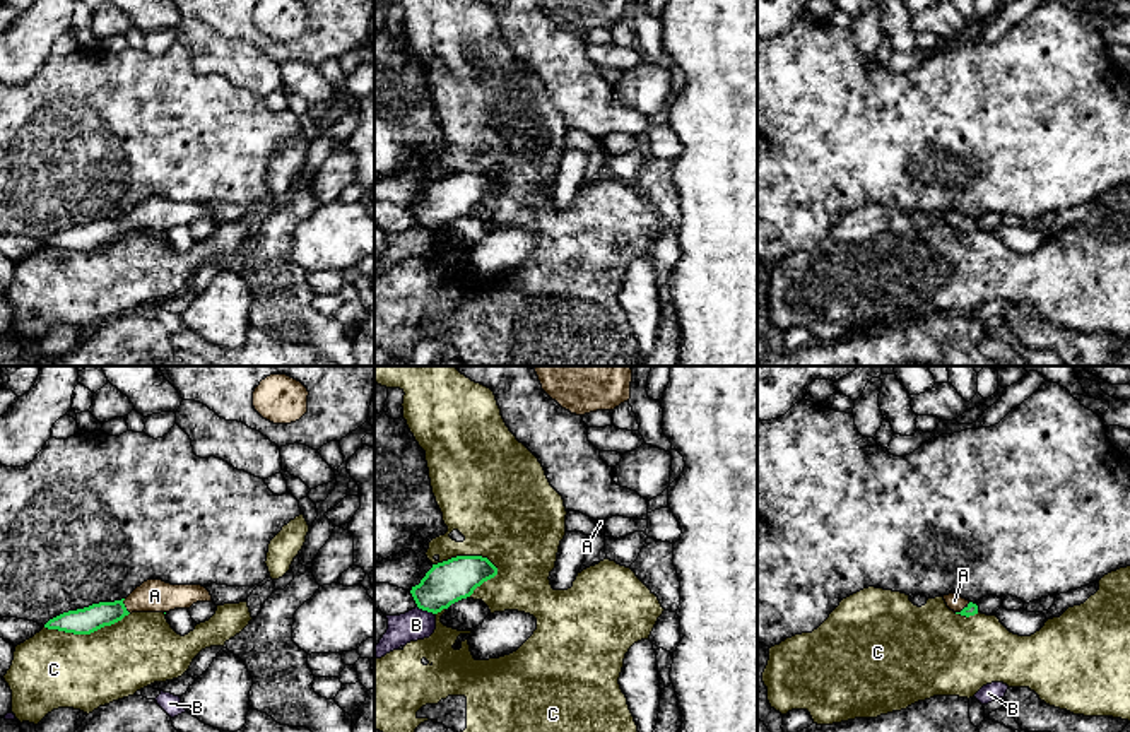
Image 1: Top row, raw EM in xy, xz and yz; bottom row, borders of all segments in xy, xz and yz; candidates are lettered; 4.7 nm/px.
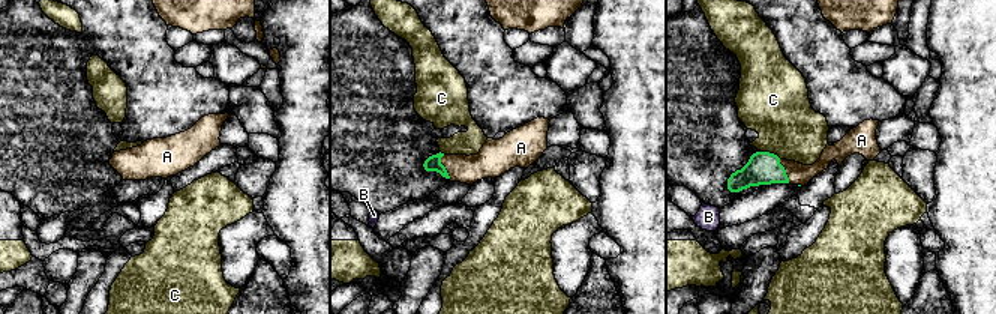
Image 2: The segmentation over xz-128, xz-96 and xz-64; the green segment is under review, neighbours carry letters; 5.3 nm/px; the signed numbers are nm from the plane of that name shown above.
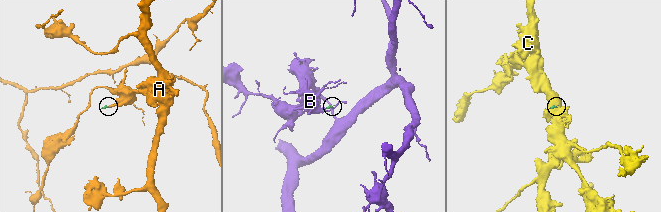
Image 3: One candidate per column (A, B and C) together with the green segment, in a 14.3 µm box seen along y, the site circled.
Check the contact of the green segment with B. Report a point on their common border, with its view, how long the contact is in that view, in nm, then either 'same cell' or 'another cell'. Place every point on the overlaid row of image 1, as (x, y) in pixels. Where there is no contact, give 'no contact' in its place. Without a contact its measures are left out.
contact xz (426, 609); length 90 nm; another cell

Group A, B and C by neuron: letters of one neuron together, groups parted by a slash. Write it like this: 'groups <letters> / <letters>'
groups A / B / C

